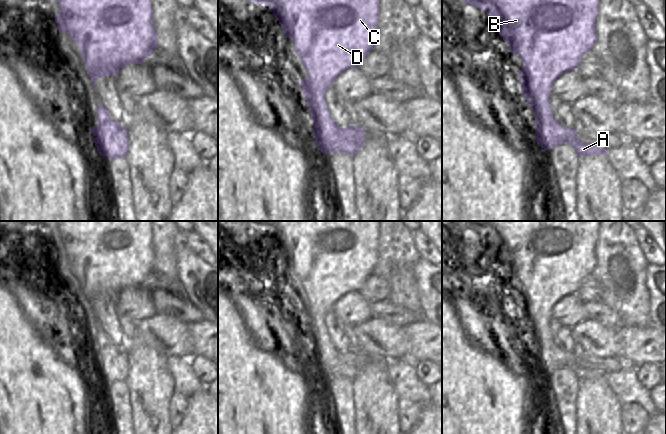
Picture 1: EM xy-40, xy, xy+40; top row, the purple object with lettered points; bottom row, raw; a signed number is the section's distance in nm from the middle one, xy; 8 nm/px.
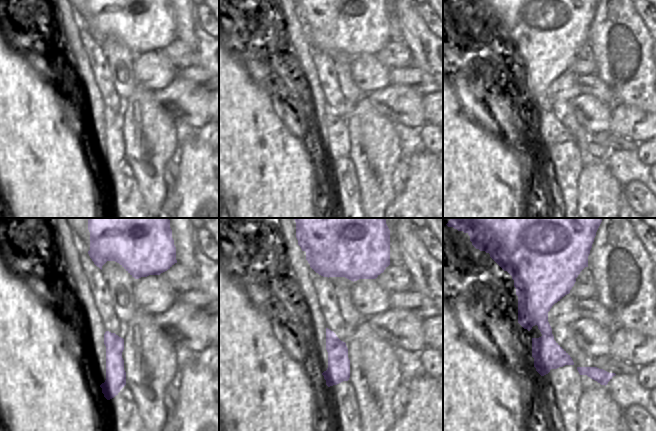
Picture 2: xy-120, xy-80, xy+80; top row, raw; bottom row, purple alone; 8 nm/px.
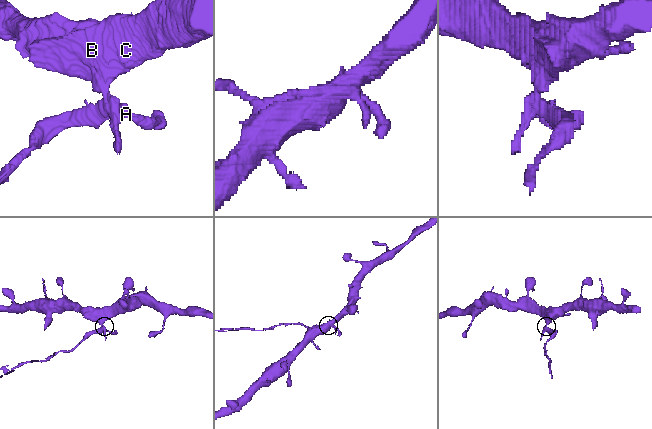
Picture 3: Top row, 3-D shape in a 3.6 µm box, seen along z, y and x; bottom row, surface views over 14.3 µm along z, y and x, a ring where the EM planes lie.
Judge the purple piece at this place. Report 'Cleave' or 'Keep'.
Cleave.

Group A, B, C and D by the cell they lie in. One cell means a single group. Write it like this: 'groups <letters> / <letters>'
groups A / B C D

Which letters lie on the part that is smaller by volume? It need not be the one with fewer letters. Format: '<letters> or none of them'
A.

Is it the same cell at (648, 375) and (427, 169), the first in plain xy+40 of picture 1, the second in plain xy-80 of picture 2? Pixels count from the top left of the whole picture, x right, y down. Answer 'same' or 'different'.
different

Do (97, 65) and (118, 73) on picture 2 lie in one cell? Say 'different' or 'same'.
different

